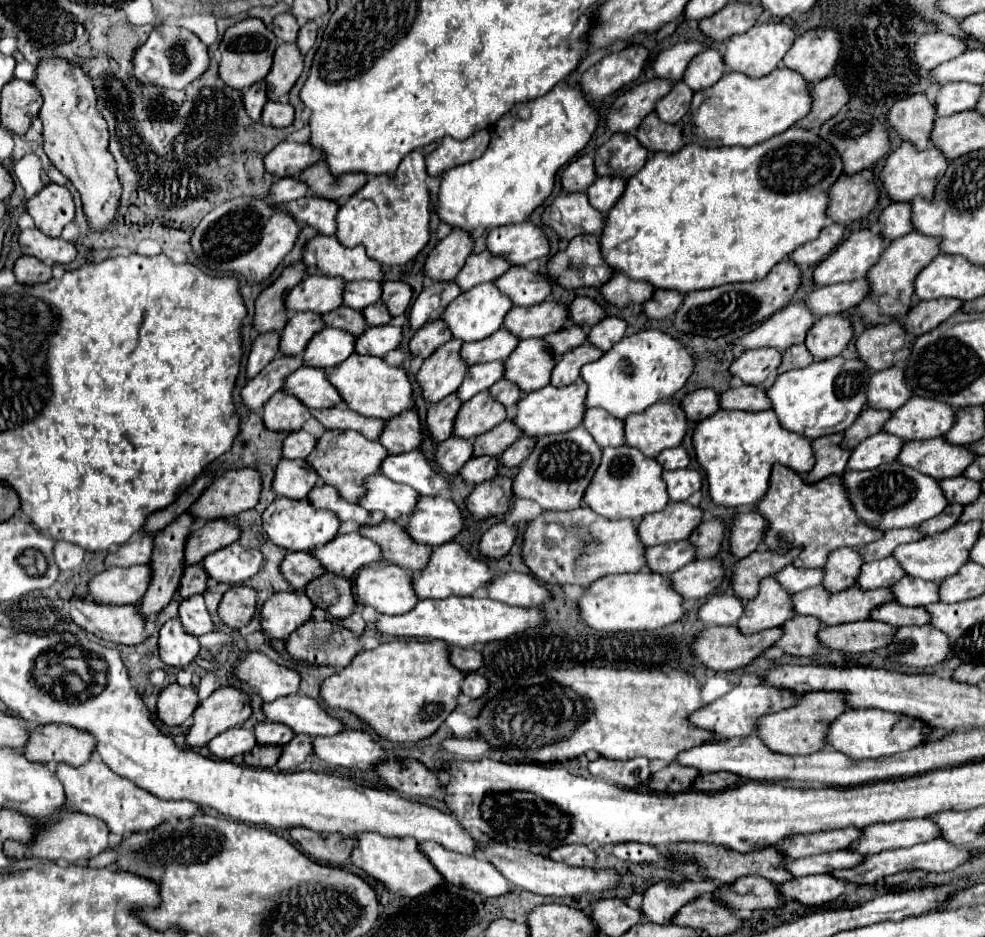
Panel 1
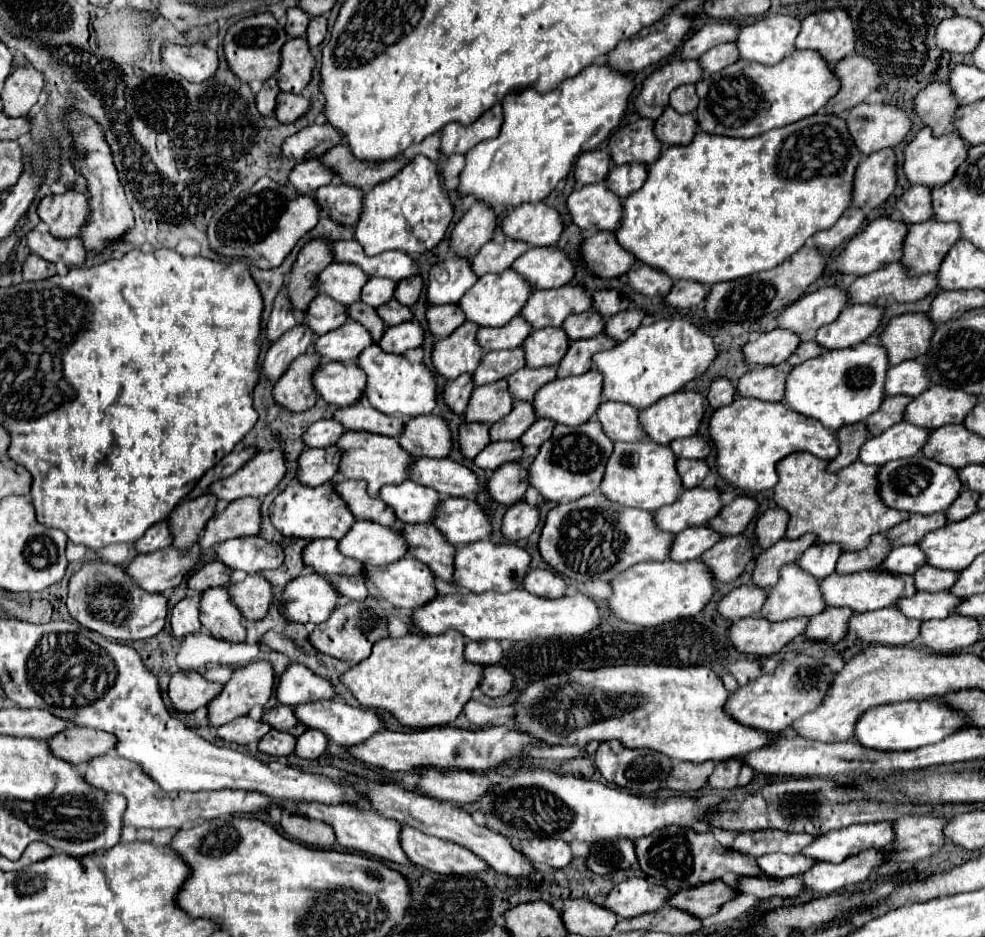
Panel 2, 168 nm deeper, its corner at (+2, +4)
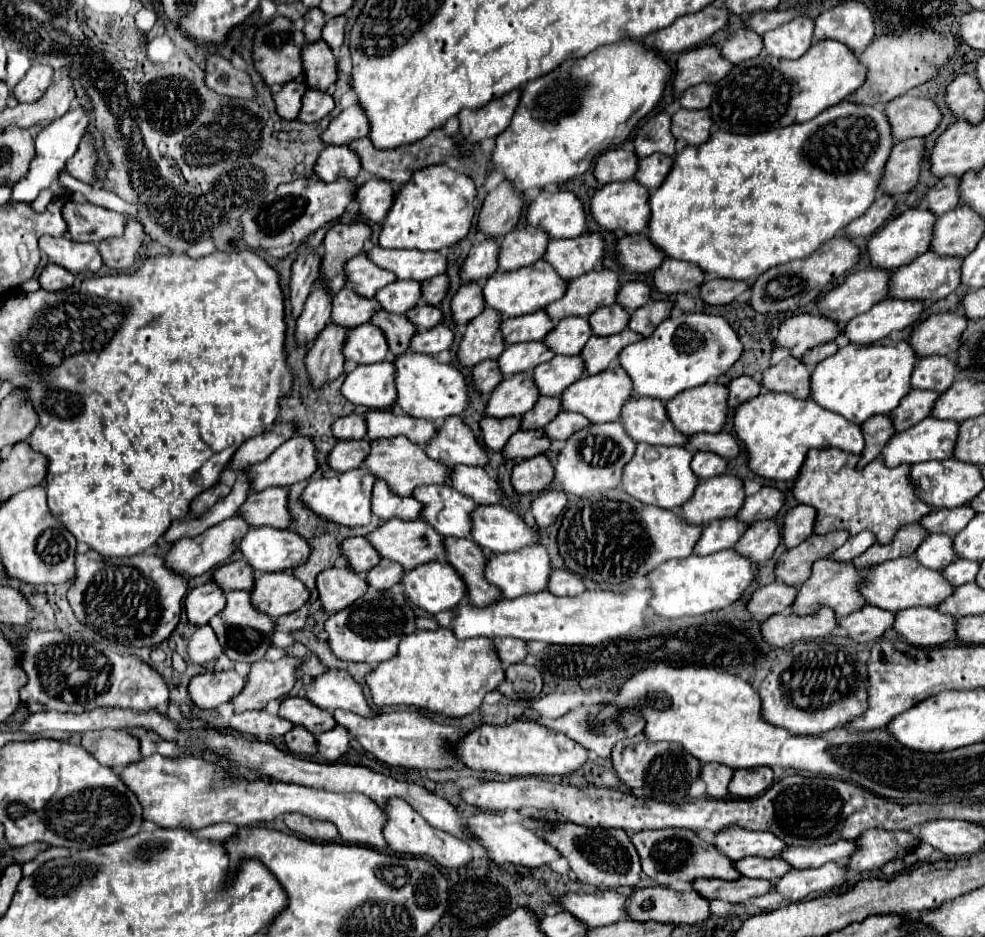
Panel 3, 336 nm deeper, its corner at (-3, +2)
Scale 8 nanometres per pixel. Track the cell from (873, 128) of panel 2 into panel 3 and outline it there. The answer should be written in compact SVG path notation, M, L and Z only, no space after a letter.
M904 94L888 102L884 106L884 114L890 122L894 142L926 136L940 122L940 112L934 106L934 102L912 94Z

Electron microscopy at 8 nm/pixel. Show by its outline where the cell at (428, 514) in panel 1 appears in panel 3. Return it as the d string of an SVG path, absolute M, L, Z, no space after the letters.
M500 504L476 506L470 514L470 538L482 552L510 552L538 542L538 534L520 516Z

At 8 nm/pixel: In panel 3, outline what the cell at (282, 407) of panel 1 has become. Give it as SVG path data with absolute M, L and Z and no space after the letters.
M326 326L322 334L314 340L308 348L304 364L310 378L310 386L322 388L328 382L334 382L344 372L344 356L342 356L342 342L348 330L340 326Z

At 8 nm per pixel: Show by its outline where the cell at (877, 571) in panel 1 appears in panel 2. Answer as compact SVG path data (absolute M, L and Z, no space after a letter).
M909 544L893 548L887 560L883 562L883 568L893 574L913 574L923 564L925 564L925 554L921 552L921 548L917 548L917 544Z

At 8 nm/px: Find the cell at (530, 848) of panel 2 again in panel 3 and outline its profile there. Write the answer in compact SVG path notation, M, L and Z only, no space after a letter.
M480 812L476 816L470 816L468 820L468 826L470 826L470 832L474 834L474 840L478 844L482 844L490 858L498 864L520 864L520 866L530 866L530 868L538 868L538 866L544 866L544 864L550 864L554 860L560 858L560 852L550 846L544 838L538 838L532 830L526 830L522 824L506 824L498 814L494 812Z

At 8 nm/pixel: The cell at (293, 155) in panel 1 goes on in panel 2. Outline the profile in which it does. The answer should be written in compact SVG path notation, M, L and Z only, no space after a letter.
M327 122L313 124L313 126L299 130L293 136L289 136L283 142L283 156L293 158L297 162L307 160L311 156L321 158L329 148L333 148L341 142L343 142L341 132L337 132L337 128L333 128L331 124L327 124Z

